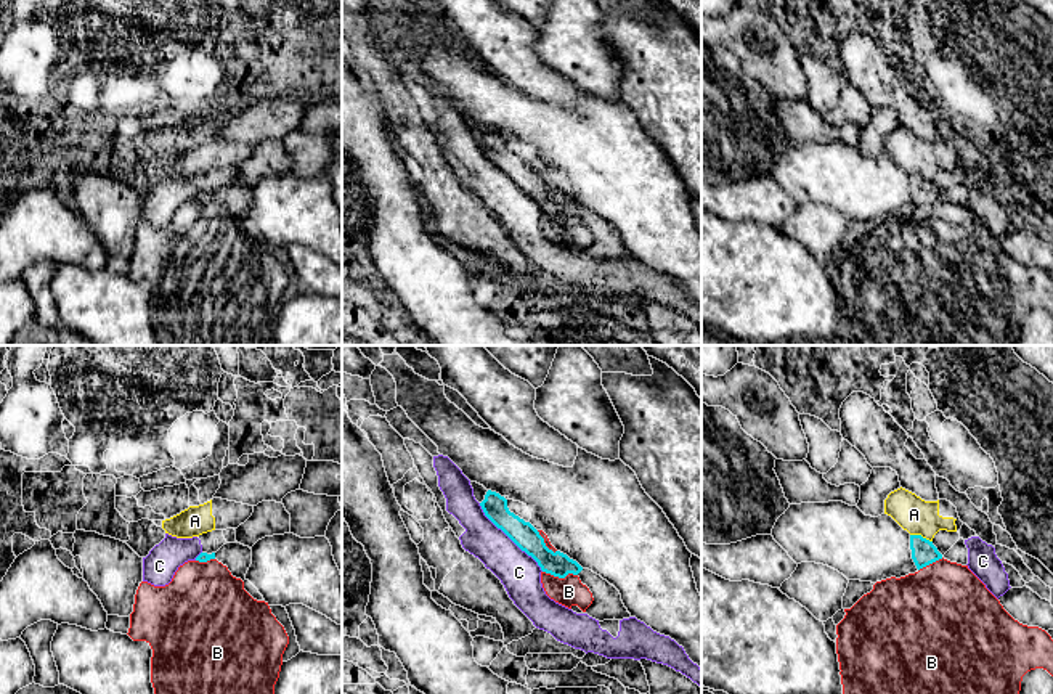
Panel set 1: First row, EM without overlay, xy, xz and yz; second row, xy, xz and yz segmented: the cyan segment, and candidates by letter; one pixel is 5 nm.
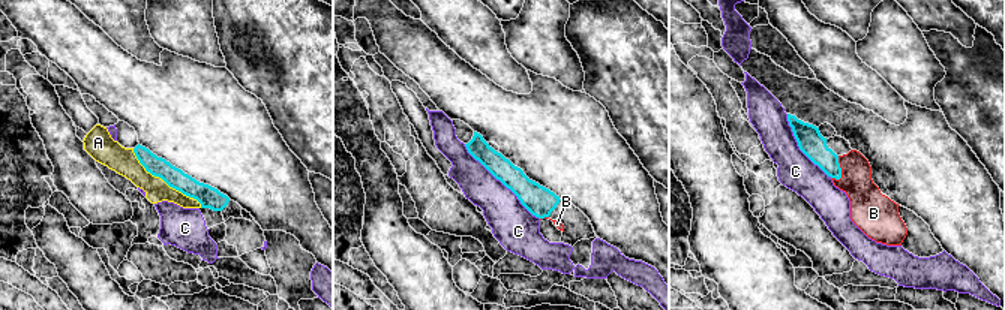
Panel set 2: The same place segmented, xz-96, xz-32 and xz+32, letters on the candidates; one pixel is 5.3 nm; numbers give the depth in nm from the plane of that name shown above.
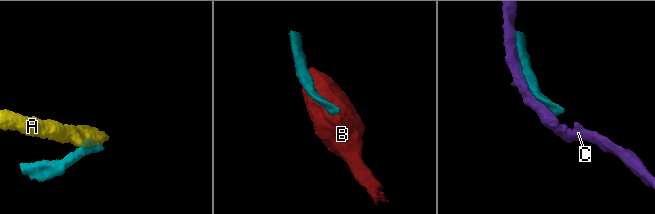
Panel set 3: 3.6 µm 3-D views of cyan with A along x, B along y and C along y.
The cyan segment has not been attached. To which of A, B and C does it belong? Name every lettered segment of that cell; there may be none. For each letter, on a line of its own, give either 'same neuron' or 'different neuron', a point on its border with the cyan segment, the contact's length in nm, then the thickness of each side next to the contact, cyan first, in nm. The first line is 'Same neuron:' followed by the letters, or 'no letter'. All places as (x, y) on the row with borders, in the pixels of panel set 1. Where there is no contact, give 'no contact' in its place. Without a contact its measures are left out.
Same neuron: no letter
A: different neuron; contact yz (920, 535); length 120 nm; calibres 130 and 180 nm
B: different neuron; contact xz (561, 577); length 180 nm; calibres 120 and 150 nm
C: different neuron; contact xz (509, 537); length 480 nm; calibres 130 and 200 nm

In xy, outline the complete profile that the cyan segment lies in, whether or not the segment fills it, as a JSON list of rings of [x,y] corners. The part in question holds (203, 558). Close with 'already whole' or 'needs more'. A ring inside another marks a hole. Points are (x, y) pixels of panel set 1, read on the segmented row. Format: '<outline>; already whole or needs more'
[[[226,543],[217,553],[201,553],[196,561],[207,562],[217,559],[228,567],[233,577],[246,580],[246,574],[252,564],[252,549],[241,543]]]; needs more

